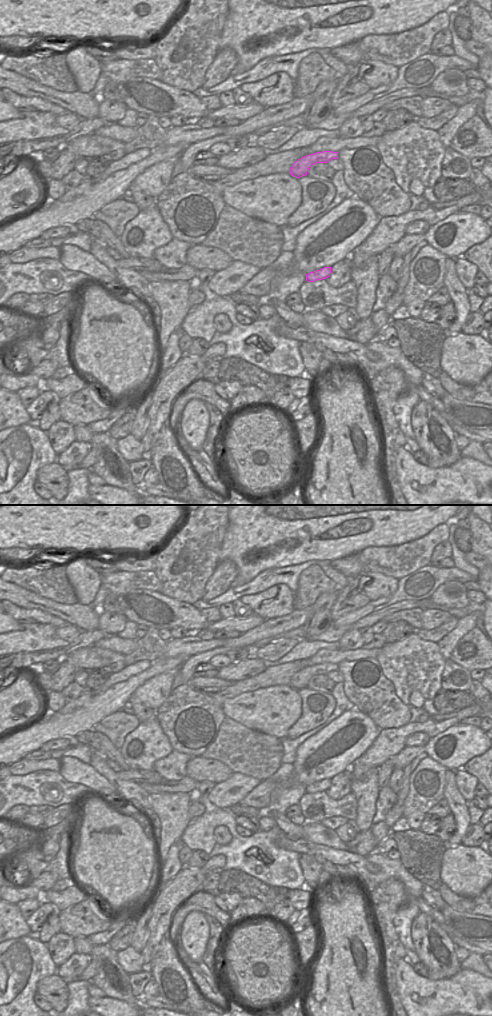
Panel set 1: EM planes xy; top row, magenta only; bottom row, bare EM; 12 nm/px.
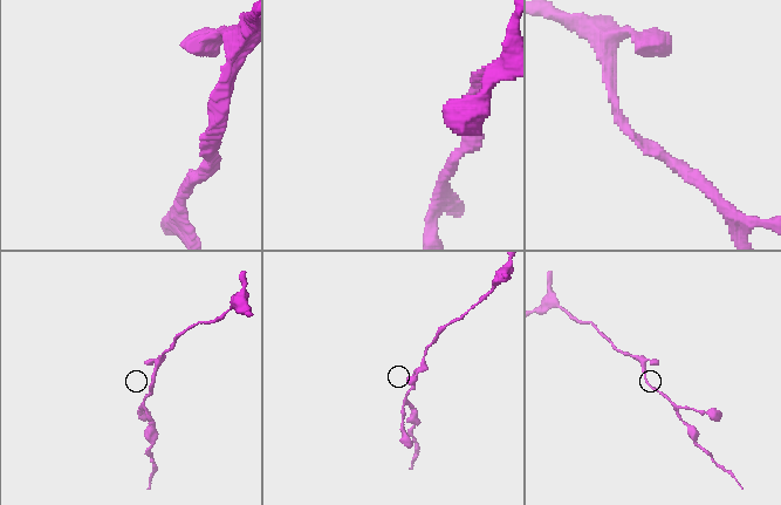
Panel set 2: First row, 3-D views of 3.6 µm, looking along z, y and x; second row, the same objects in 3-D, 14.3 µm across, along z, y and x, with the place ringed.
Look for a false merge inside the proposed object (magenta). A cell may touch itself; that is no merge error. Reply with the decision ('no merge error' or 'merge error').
no merge error

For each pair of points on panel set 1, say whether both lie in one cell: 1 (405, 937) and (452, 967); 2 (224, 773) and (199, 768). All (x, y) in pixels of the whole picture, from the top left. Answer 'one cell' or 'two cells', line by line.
1: two cells
2: one cell

